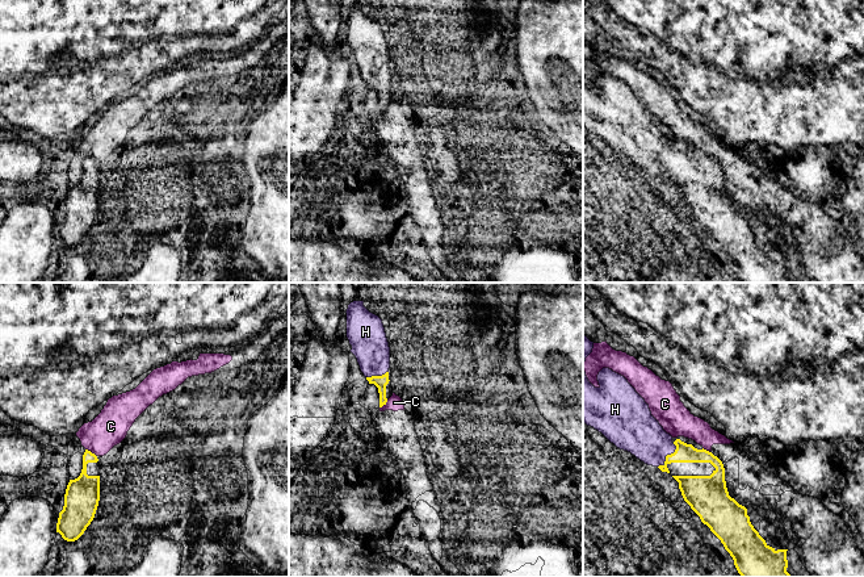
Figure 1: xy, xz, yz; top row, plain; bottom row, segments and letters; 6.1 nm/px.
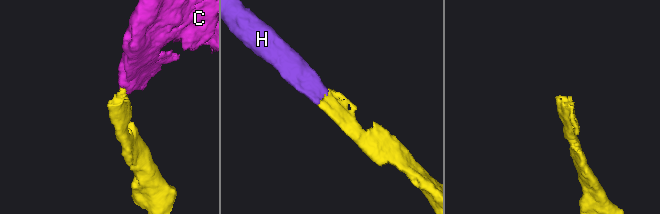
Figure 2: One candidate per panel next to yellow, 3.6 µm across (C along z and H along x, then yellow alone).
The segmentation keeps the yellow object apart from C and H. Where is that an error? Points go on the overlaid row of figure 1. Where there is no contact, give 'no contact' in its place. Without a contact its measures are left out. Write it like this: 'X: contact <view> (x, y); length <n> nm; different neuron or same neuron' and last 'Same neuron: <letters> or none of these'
C: contact xy (89, 451); length 90 nm; different neuron
H: contact yz (667, 455); length 180 nm; same neuron
Same neuron: H

